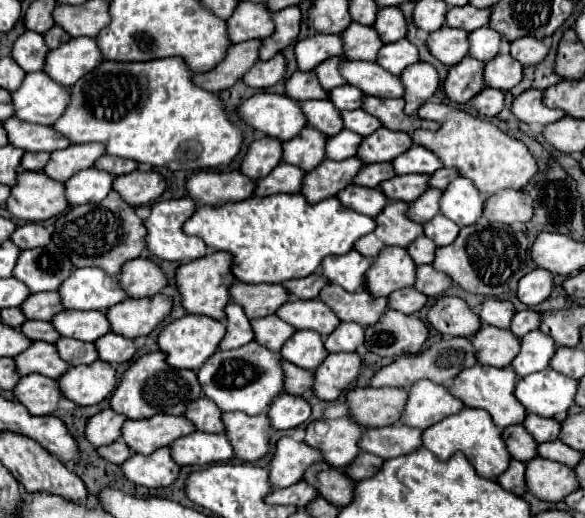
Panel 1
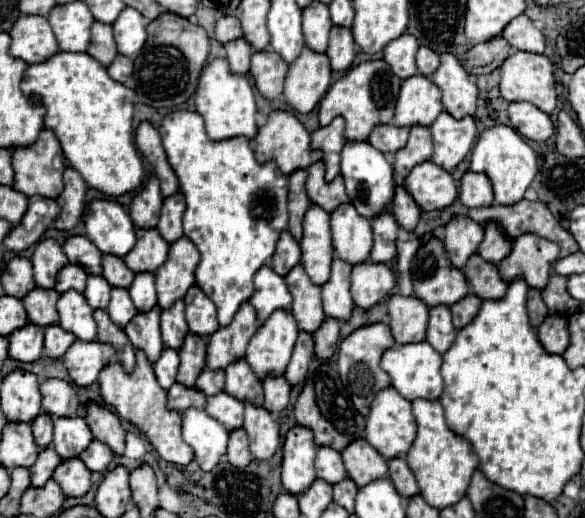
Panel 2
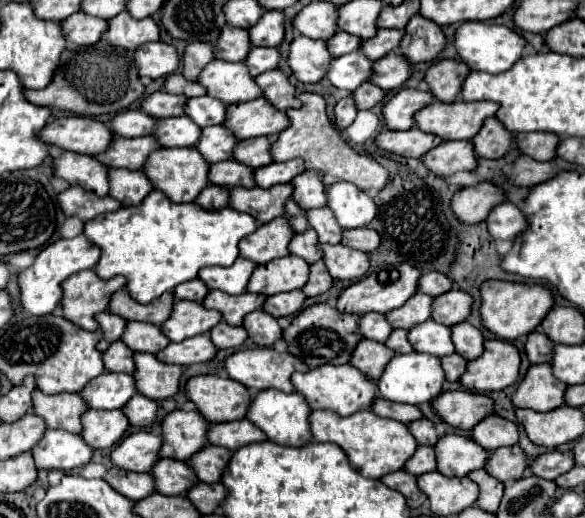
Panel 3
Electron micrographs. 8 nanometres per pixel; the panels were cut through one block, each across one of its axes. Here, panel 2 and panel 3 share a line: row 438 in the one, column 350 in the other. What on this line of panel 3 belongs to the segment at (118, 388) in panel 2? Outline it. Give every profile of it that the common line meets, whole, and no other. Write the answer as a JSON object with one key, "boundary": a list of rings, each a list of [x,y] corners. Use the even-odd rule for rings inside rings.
{"boundary":[[[310,92],[298,94],[298,100],[302,102],[298,110],[296,108],[286,110],[290,126],[284,132],[280,132],[272,142],[272,148],[270,148],[272,160],[286,162],[292,158],[302,158],[306,170],[310,168],[310,170],[322,172],[324,176],[322,180],[326,186],[344,180],[344,182],[352,182],[360,190],[370,190],[370,192],[382,190],[388,184],[388,172],[376,160],[364,154],[358,154],[342,140],[340,132],[334,128],[334,124],[326,114],[326,100],[320,94],[310,94]]]}

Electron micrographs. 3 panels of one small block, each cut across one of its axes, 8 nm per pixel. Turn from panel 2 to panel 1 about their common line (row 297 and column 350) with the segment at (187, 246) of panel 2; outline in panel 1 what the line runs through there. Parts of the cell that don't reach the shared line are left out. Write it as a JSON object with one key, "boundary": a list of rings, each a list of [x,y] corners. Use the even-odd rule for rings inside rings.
{"boundary":[[[358,156],[346,158],[342,162],[326,158],[318,168],[314,168],[304,176],[302,194],[310,204],[336,196],[342,188],[352,184],[352,180],[362,168],[364,168],[364,162]]]}

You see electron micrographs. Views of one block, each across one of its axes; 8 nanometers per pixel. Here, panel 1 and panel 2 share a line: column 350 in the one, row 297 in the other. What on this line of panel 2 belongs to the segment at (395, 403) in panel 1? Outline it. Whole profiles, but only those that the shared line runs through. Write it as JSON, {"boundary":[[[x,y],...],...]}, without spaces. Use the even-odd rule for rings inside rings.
{"boundary":[[[392,294],[388,298],[390,332],[396,340],[396,344],[424,340],[426,324],[428,324],[428,310],[430,308],[416,296]]]}

